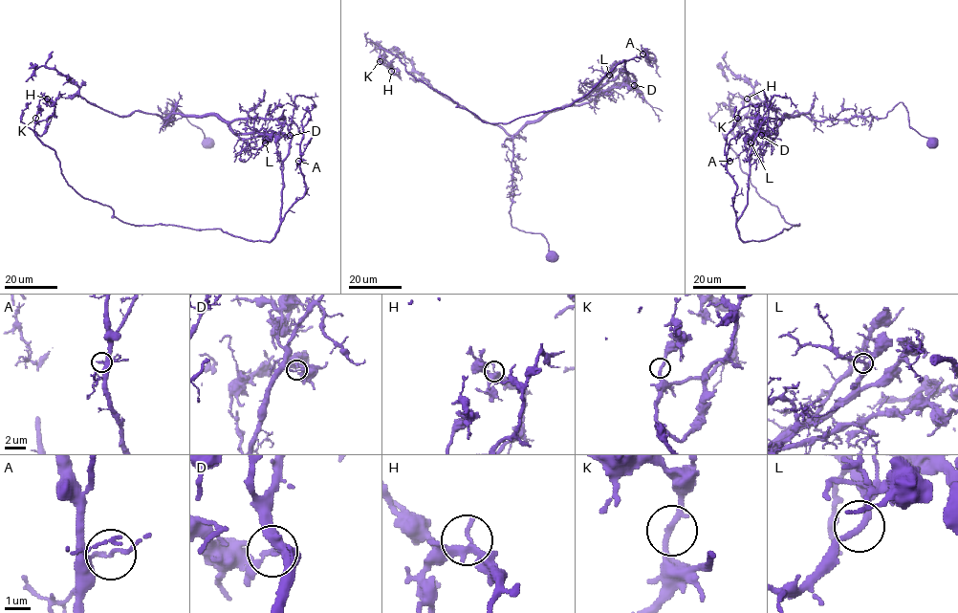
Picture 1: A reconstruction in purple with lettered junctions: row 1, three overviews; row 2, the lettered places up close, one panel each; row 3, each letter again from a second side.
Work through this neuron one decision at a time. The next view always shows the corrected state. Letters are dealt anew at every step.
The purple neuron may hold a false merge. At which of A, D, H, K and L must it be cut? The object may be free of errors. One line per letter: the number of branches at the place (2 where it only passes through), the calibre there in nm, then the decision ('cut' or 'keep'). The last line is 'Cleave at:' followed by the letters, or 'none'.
A: 2 branches meet; 130 nm thick; keep
D: 2 branches meet; 160 nm thick; cut
H: 2 branches meet; 240 nm thick; keep
K: 2 branches meet; 220 nm thick; keep
L: 2 branches meet; 240 nm thick; keep
Cleave at: D

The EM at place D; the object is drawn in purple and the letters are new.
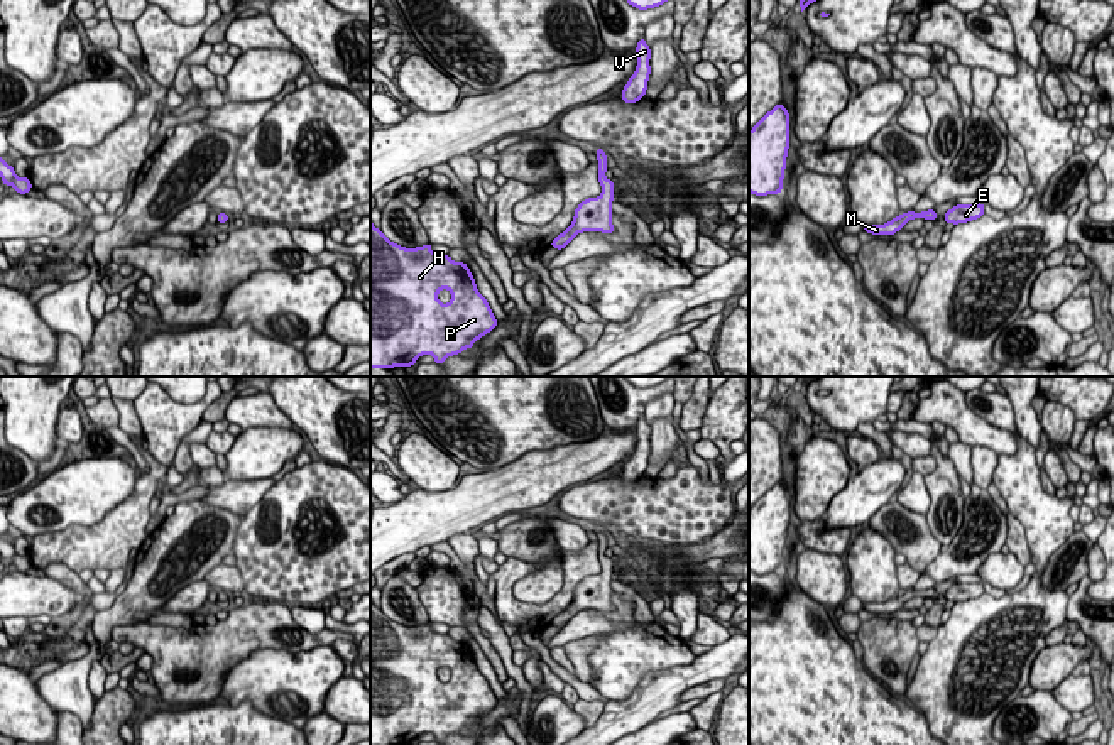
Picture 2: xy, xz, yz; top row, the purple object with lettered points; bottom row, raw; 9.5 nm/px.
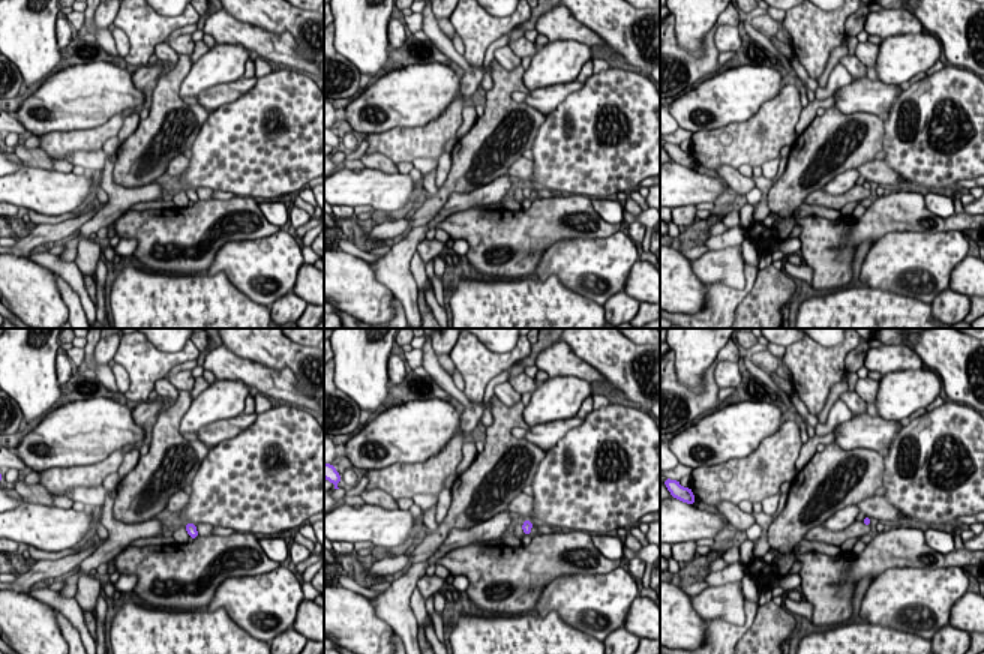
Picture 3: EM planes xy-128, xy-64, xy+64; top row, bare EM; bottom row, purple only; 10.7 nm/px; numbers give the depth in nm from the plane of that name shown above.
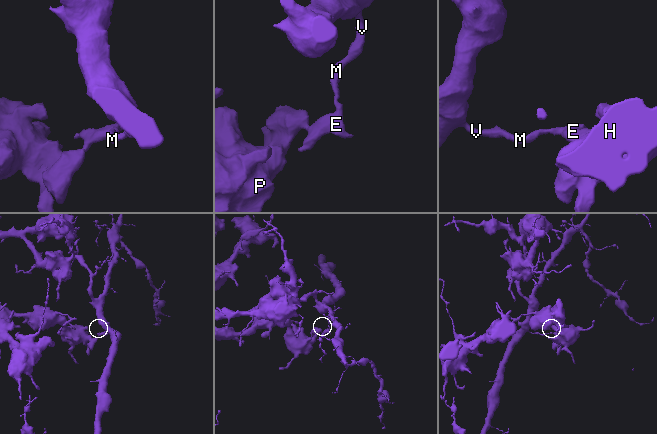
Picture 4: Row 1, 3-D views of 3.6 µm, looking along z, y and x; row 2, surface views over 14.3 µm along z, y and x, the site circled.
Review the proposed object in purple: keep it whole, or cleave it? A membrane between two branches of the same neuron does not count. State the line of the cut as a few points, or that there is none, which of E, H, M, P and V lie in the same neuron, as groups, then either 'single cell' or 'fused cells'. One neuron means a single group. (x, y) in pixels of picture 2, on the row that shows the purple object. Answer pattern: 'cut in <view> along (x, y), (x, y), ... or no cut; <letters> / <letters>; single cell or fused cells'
cut in yz along (903, 213), (911, 218); E H P / M V; fused cells

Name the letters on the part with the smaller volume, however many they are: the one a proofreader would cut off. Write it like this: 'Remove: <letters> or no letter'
Remove: M, V

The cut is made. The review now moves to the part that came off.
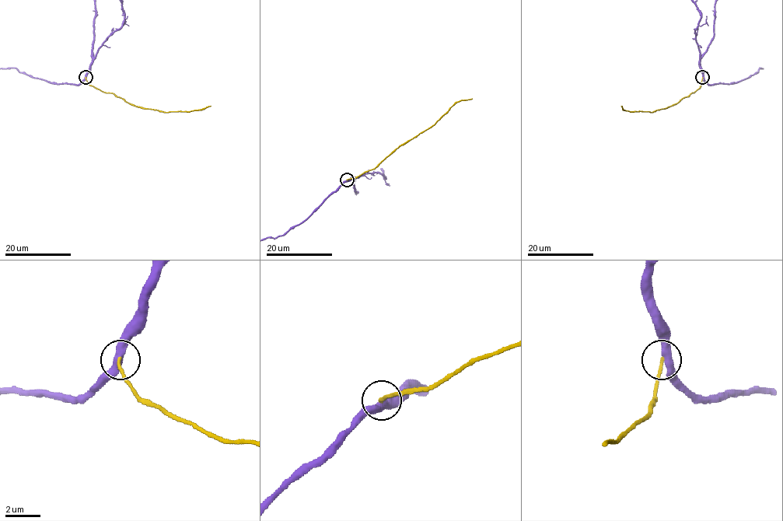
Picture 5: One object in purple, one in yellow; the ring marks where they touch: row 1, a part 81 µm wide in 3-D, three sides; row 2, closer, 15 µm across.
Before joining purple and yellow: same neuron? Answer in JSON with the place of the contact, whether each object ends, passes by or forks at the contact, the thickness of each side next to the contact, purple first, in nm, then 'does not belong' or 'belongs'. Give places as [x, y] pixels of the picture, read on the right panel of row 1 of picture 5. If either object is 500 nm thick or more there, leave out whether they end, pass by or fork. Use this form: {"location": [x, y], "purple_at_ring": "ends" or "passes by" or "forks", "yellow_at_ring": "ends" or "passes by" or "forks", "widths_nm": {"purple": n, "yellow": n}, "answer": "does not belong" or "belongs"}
{"location": [702, 77], "purple_at_ring": "passes by", "yellow_at_ring": "ends", "widths_nm": {"purple": 440, "yellow": 170}, "answer": "belongs"}

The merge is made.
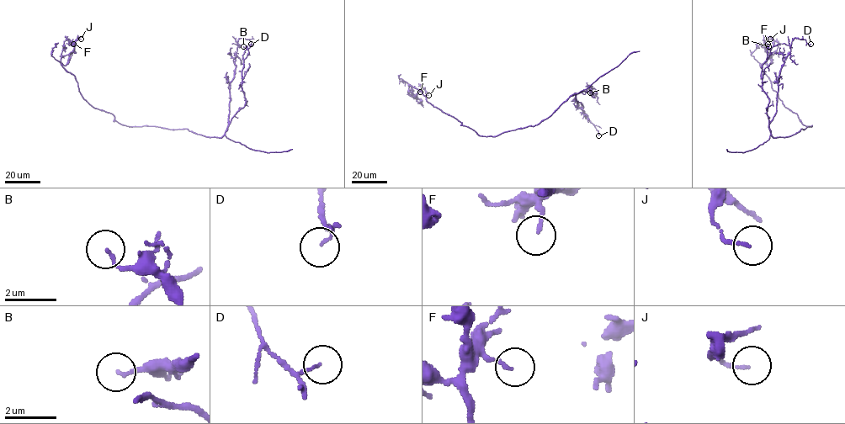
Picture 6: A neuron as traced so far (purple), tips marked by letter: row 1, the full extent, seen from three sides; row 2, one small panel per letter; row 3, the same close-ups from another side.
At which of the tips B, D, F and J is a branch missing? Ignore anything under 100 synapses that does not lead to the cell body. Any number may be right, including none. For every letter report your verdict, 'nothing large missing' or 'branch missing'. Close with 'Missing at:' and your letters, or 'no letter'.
B: nothing large missing
D: nothing large missing
F: nothing large missing
J: nothing large missing
Missing at: no letter

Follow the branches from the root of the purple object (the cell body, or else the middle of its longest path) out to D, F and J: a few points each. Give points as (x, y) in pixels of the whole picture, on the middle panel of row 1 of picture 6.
D: (512, 130), (539, 124), (576, 93), (576, 103), (582, 105), (582, 113), (598, 131), (598, 135)
F: (512, 130), (496, 136), (480, 135), (434, 107), (420, 91), (409, 86), (414, 95), (422, 88), (420, 92)
J: (512, 130), (496, 136), (480, 135), (434, 107), (420, 91), (409, 86), (414, 95), (422, 88), (428, 95)

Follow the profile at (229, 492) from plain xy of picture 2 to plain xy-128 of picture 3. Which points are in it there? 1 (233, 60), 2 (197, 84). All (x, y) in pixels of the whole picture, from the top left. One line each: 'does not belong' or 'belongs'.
1: does not belong
2: does not belong

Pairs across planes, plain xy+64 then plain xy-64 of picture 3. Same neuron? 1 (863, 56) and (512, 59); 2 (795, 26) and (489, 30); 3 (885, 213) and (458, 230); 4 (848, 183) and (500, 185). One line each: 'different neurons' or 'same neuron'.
1: different neurons
2: same neuron
3: same neuron
4: same neuron

